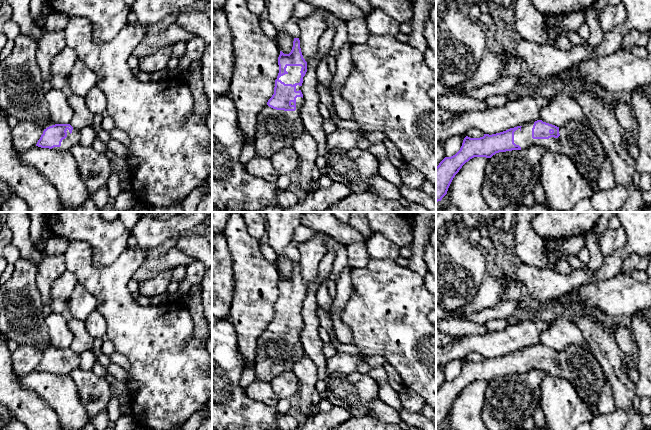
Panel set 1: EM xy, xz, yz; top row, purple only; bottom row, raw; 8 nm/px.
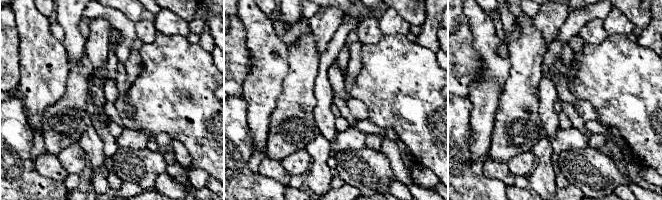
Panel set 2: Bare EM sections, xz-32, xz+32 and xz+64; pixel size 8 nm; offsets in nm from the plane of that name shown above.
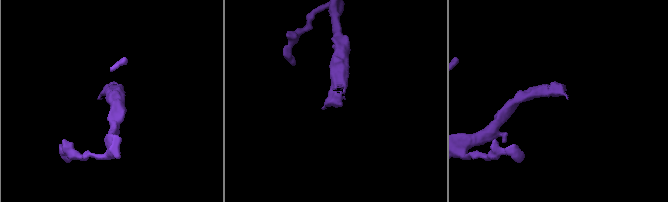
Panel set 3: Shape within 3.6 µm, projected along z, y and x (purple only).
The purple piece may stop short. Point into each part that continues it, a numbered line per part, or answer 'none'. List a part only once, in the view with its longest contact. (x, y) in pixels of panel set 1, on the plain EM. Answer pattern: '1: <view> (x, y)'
1: xz (294, 299)

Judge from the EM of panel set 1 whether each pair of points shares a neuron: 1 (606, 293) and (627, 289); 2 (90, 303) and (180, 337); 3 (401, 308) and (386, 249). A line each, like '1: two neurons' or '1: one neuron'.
1: one neuron
2: two neurons
3: two neurons

